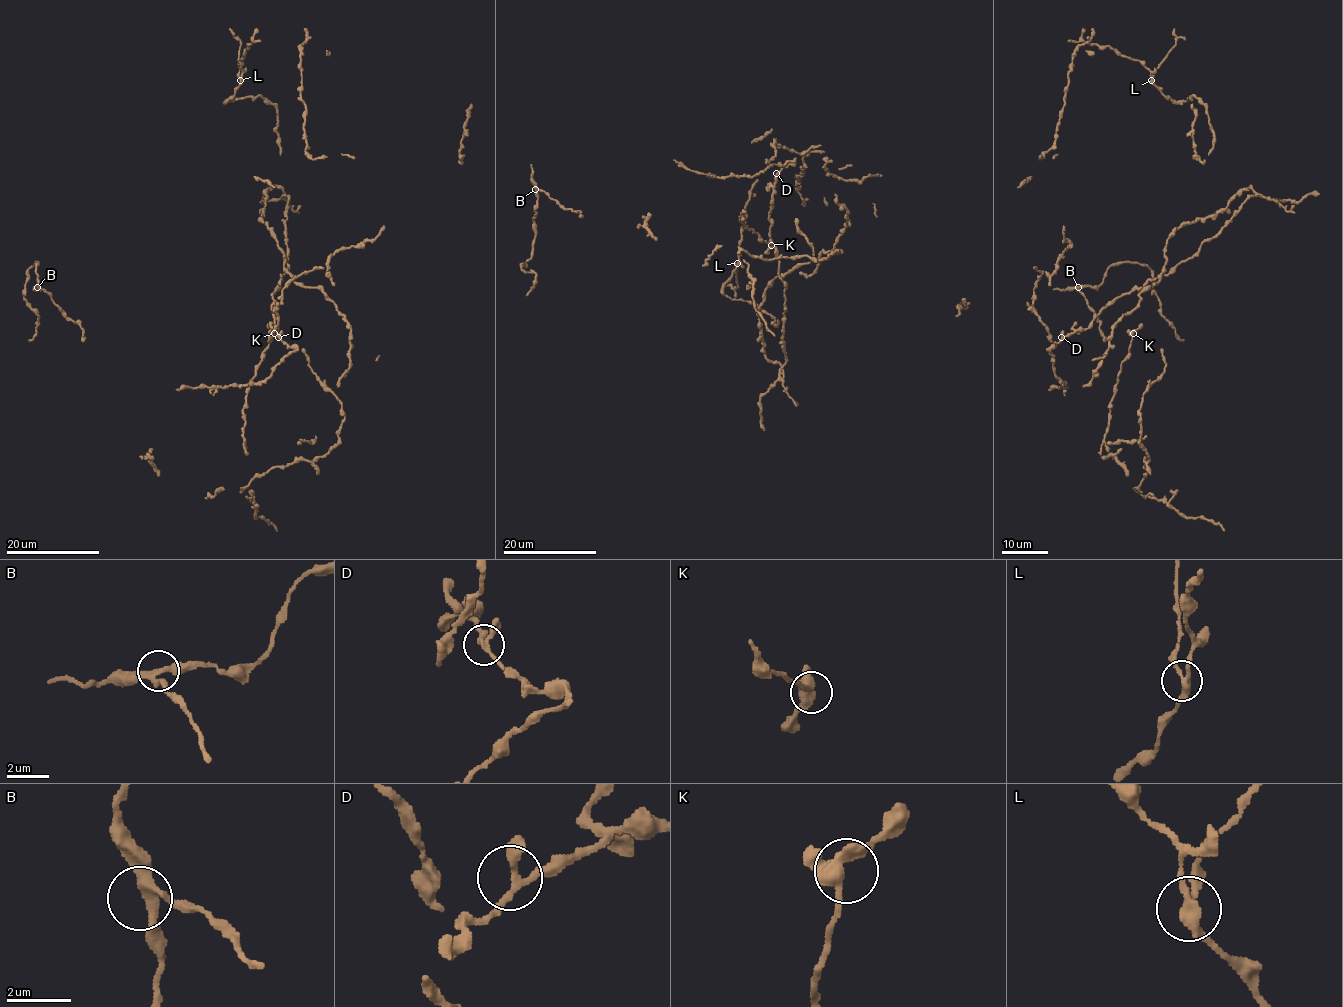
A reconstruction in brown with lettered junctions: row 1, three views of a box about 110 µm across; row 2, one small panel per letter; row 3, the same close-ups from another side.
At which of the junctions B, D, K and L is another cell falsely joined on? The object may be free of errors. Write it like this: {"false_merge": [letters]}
{"false_merge": ["L"]}

